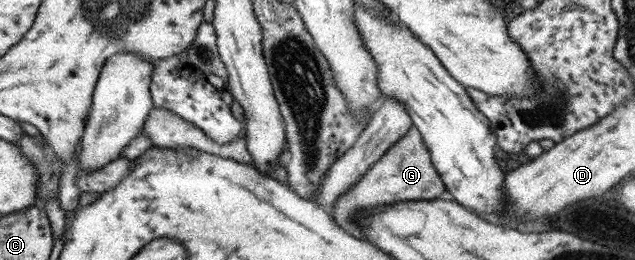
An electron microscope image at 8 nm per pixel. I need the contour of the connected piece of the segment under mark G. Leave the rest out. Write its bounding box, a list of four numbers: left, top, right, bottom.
[332,127,444,241]

